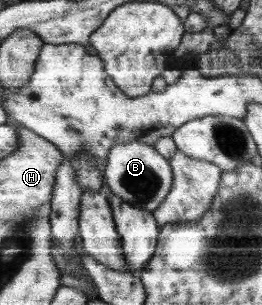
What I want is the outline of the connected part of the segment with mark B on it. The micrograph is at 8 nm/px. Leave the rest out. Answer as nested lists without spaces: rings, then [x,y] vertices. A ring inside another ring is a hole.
[[[140,141],[120,143],[113,147],[103,178],[117,197],[150,212],[166,201],[174,183],[171,162],[155,148]]]

